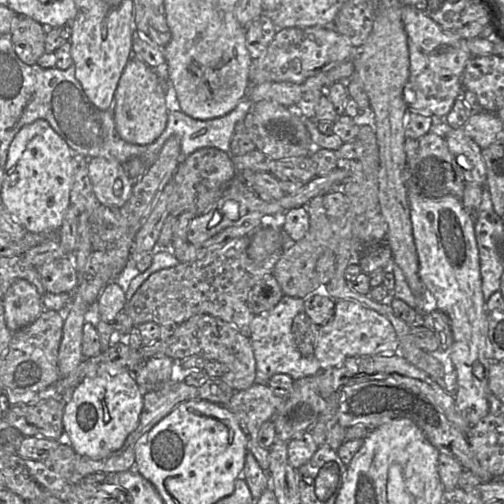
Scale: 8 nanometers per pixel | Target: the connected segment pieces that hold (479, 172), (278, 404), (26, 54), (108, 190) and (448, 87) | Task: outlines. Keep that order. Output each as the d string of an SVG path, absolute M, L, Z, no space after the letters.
M460 127L451 128L444 138L456 163L463 170L466 183L477 183L483 189L486 186L487 175L479 145Z
M254 384L247 390L236 392L228 402L228 409L236 416L250 451L260 467L269 474L270 449L259 444L261 426L272 419L285 403L286 397L277 396L268 385Z
M24 15L13 18L11 37L13 48L19 59L28 65L36 64L45 52L47 28Z
M94 157L89 159L88 171L94 193L101 204L106 207L121 208L124 206L131 196L135 181L127 175L123 164L116 160Z
M402 6L401 20L407 34L410 71L403 89L403 99L409 110L444 118L464 92L462 74L468 60L473 57L466 45L467 39L460 38L454 31L442 29L415 6Z

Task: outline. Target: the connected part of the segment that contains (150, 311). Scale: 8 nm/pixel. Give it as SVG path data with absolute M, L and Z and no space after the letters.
M245 235L200 260L180 262L153 273L123 308L134 327L146 322L162 325L173 321L180 325L194 315L209 314L231 323L250 338L250 325L255 314L248 306L249 294L265 275L273 273L276 263L287 249L287 237L284 247L262 263L255 263L247 254L250 238L251 235Z

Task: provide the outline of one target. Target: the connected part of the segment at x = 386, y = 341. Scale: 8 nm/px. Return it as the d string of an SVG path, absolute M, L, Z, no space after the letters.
M336 301L332 319L319 327L315 357L322 369L330 369L342 364L353 356L387 355L398 353L399 342L391 322L381 314L357 301Z

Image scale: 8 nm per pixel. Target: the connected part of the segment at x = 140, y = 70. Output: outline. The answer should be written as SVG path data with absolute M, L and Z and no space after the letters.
M132 56L124 68L114 97L114 121L119 136L132 144L154 142L164 131L168 121L166 82L157 71Z

